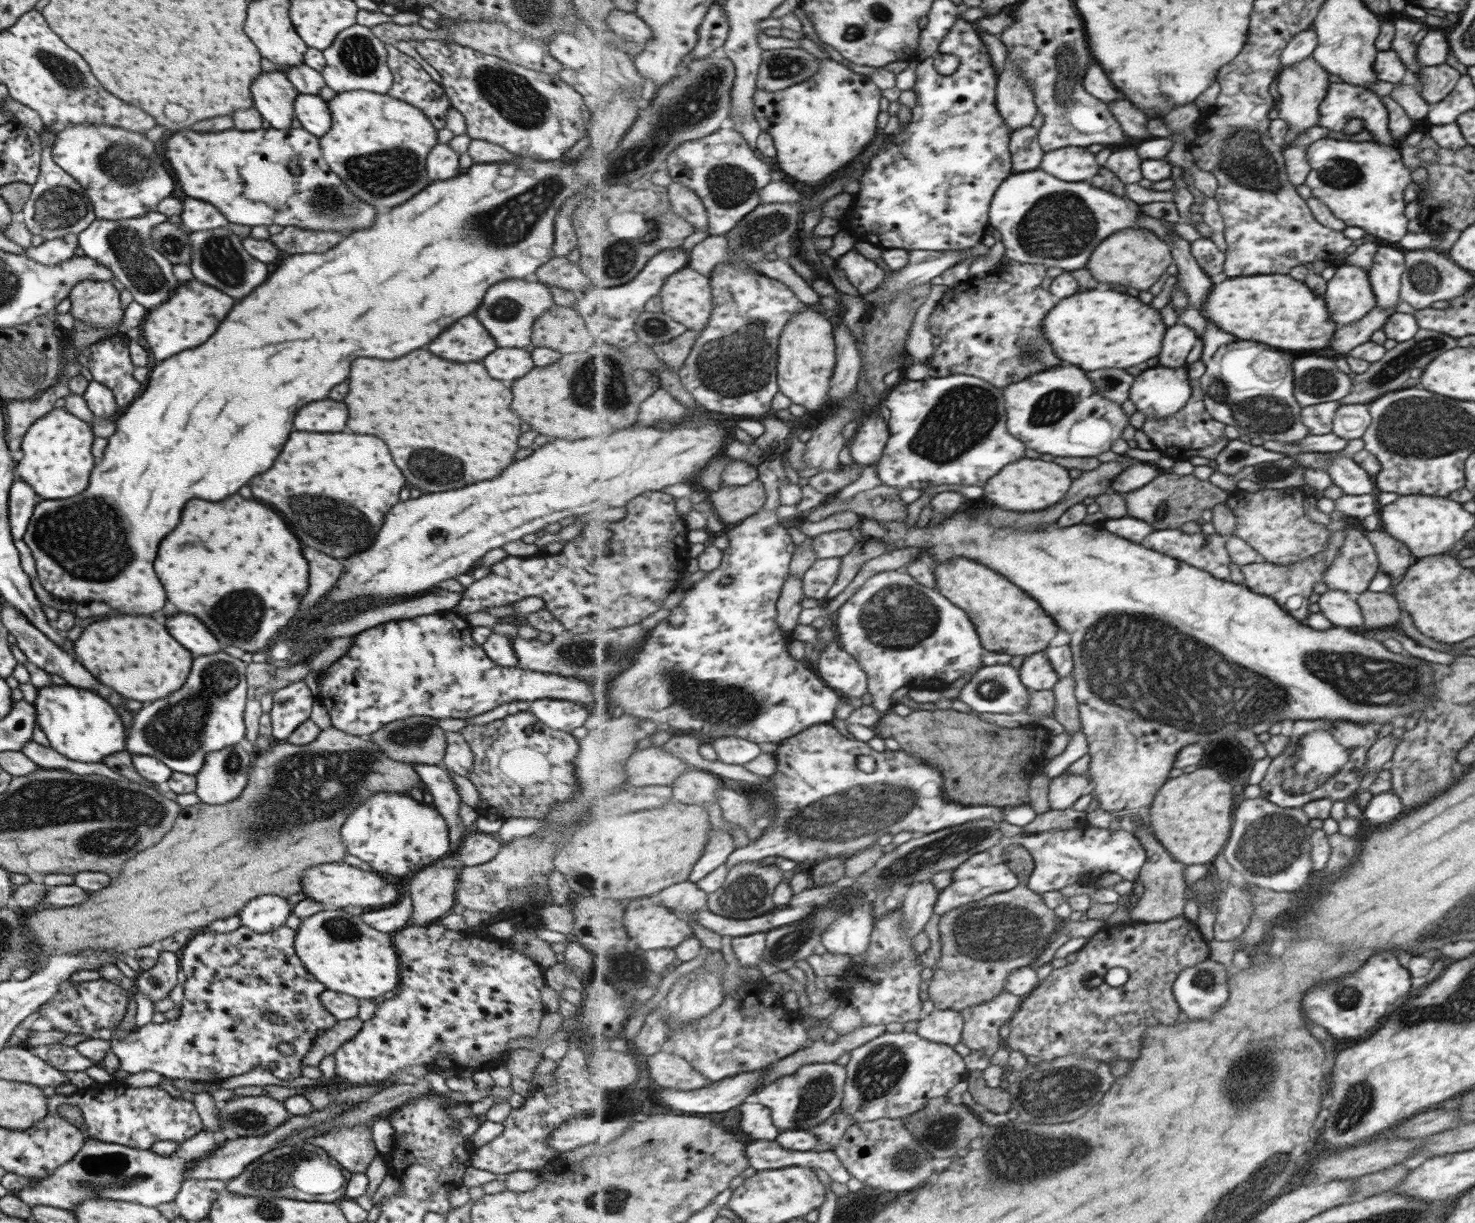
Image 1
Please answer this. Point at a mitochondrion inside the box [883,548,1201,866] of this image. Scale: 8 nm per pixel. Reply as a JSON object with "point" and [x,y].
{"point":[992,690]}

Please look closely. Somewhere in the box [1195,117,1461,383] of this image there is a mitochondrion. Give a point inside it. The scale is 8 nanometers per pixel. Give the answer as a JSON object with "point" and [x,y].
{"point":[1242,155]}

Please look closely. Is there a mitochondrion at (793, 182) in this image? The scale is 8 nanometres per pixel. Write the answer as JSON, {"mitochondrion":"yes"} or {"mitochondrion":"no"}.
{"mitochondrion":"no"}

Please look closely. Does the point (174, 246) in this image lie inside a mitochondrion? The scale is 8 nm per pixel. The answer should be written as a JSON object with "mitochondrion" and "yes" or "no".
{"mitochondrion":"yes"}

